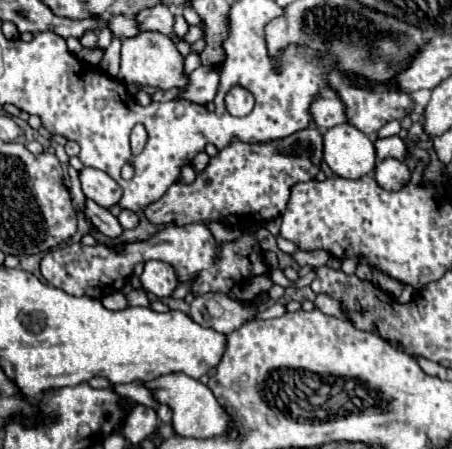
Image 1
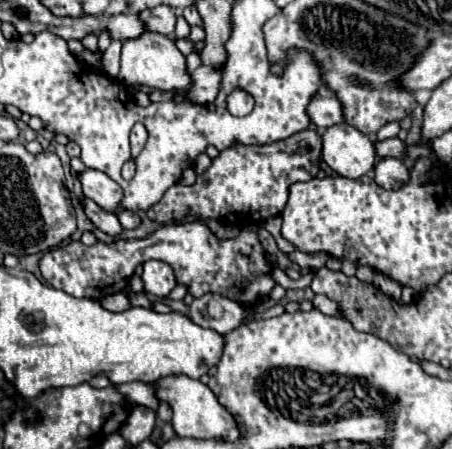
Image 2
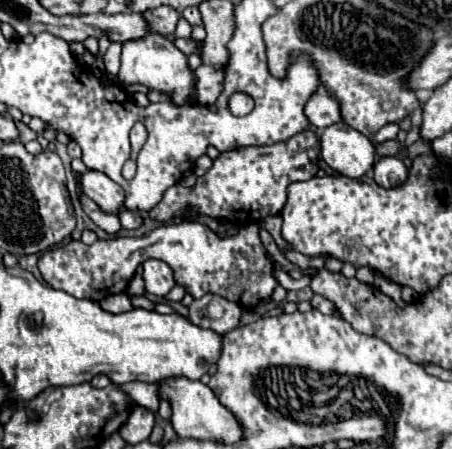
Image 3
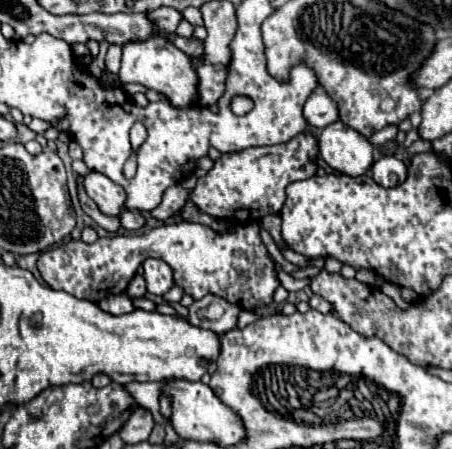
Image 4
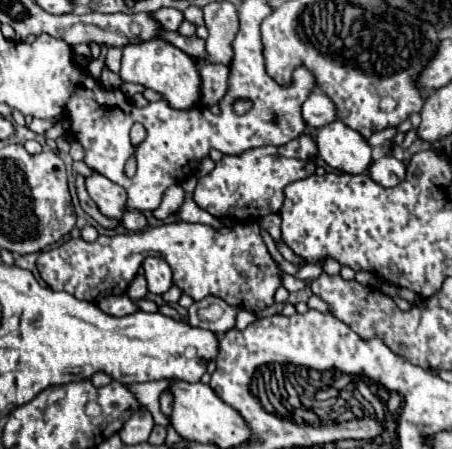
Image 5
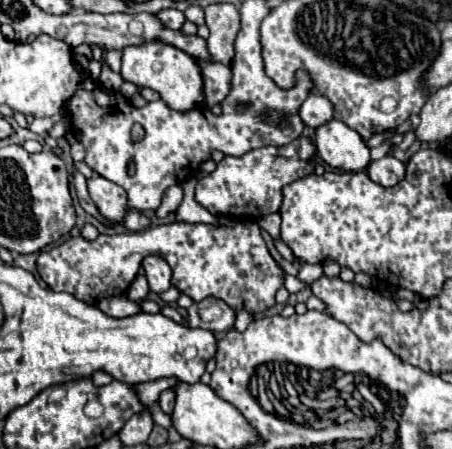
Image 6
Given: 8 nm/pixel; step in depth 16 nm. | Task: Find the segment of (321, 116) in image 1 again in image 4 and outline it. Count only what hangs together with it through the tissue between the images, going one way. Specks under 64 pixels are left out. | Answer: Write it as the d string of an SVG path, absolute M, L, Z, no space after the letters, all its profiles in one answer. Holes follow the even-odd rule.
M316 88L316 92L312 92L312 96L306 100L302 112L304 112L308 126L318 128L318 130L338 120L336 104L330 100L330 96L322 88Z

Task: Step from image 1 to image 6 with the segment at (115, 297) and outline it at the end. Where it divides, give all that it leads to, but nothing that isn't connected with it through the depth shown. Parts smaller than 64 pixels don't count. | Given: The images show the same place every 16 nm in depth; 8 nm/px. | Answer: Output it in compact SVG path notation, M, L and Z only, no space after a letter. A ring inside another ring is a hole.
M126 296L120 298L110 298L110 300L102 300L100 302L100 310L108 316L116 316L116 318L124 318L124 316L134 316L136 312L142 312L138 302L128 300Z

